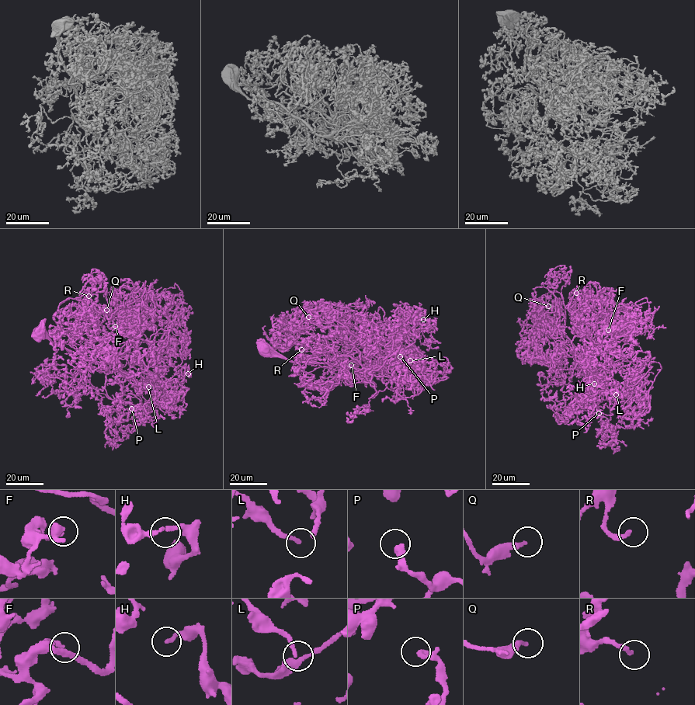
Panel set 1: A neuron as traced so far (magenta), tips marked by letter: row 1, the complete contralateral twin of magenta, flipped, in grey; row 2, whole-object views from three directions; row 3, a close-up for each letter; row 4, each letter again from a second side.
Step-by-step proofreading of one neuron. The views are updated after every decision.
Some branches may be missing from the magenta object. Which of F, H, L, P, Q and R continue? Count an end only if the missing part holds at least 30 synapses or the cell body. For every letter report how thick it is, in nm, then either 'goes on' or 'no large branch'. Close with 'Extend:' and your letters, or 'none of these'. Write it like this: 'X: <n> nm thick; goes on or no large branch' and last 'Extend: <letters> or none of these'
F: 180 nm thick; no large branch
H: 180 nm thick; no large branch
L: 140 nm thick; no large branch
P: 240 nm thick; goes on
Q: 240 nm thick; no large branch
R: 200 nm thick; goes on
Extend: P, R

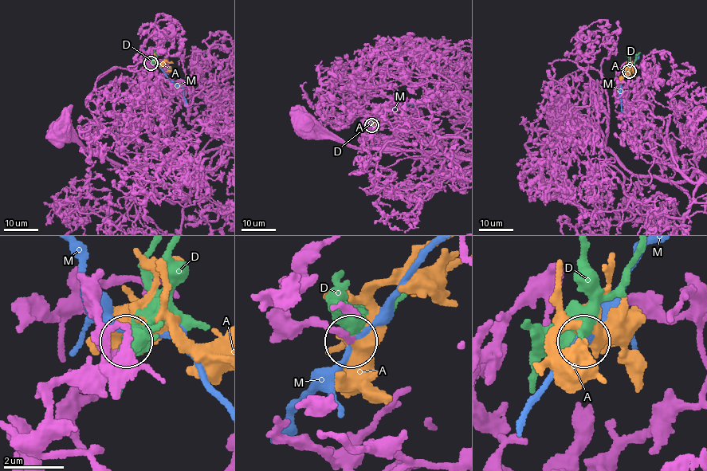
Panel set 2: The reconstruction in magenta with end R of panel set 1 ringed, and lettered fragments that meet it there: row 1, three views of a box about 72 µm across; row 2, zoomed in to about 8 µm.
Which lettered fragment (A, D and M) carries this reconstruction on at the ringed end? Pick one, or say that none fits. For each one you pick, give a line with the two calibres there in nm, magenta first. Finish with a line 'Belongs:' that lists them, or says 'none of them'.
A: 240 nm thick on the magenta side, 420 nm on the other
Belongs: A

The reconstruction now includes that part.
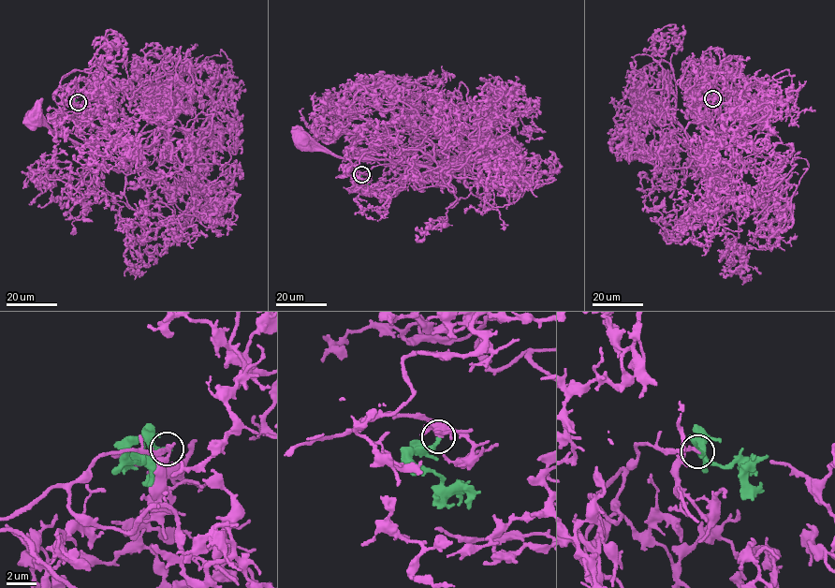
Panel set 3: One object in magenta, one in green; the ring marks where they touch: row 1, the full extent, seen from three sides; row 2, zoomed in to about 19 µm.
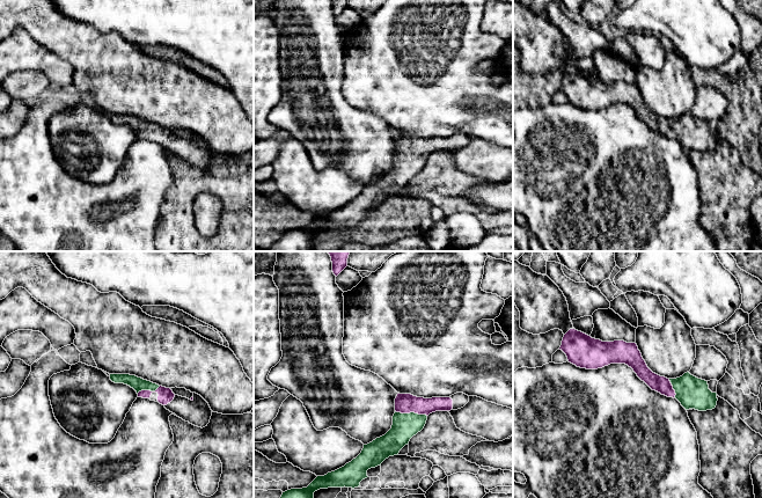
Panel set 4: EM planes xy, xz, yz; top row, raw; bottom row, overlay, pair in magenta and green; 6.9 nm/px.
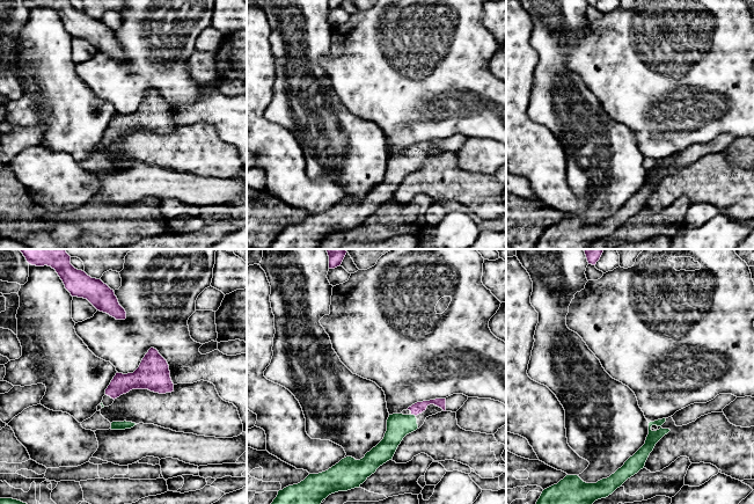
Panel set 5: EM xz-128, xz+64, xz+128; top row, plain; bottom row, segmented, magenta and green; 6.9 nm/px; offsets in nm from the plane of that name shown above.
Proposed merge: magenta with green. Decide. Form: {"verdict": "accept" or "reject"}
{"verdict": "accept"}

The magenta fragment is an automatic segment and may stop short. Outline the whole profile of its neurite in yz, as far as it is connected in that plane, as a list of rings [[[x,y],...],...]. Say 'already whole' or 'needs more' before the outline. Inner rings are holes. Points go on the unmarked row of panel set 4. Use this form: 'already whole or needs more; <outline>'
needs more; [[[570,69],[559,88],[569,103],[580,109],[598,110],[610,104],[625,104],[652,131],[667,138],[675,138],[686,149],[712,151],[717,146],[717,133],[709,130],[708,122],[689,112],[676,119],[667,119],[653,113],[646,105],[636,83],[624,81],[602,82]]]

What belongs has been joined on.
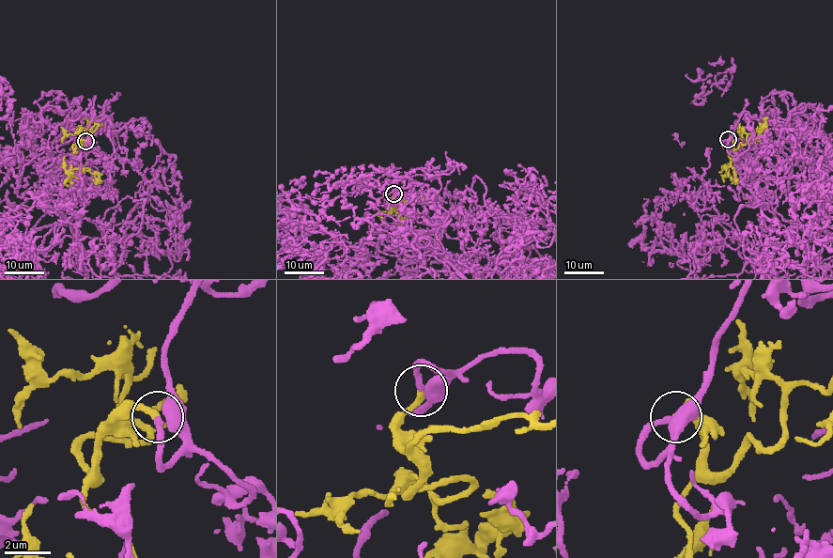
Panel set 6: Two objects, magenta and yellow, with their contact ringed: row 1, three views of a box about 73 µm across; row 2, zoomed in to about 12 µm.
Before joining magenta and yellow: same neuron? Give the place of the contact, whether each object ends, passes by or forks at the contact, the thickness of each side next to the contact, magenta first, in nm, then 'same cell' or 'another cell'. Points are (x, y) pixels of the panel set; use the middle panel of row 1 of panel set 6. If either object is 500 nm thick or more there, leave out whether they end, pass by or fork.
at (393, 193); magenta ends there; yellow ends there; 240 nm thick on the magenta side, 280 nm on the other; same cell

